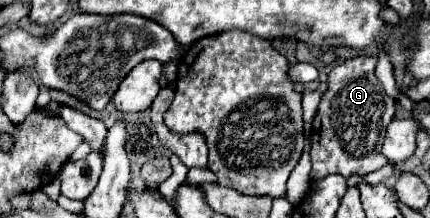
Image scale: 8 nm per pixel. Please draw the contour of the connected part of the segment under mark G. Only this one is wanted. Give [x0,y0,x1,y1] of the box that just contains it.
[311,56,395,180]

